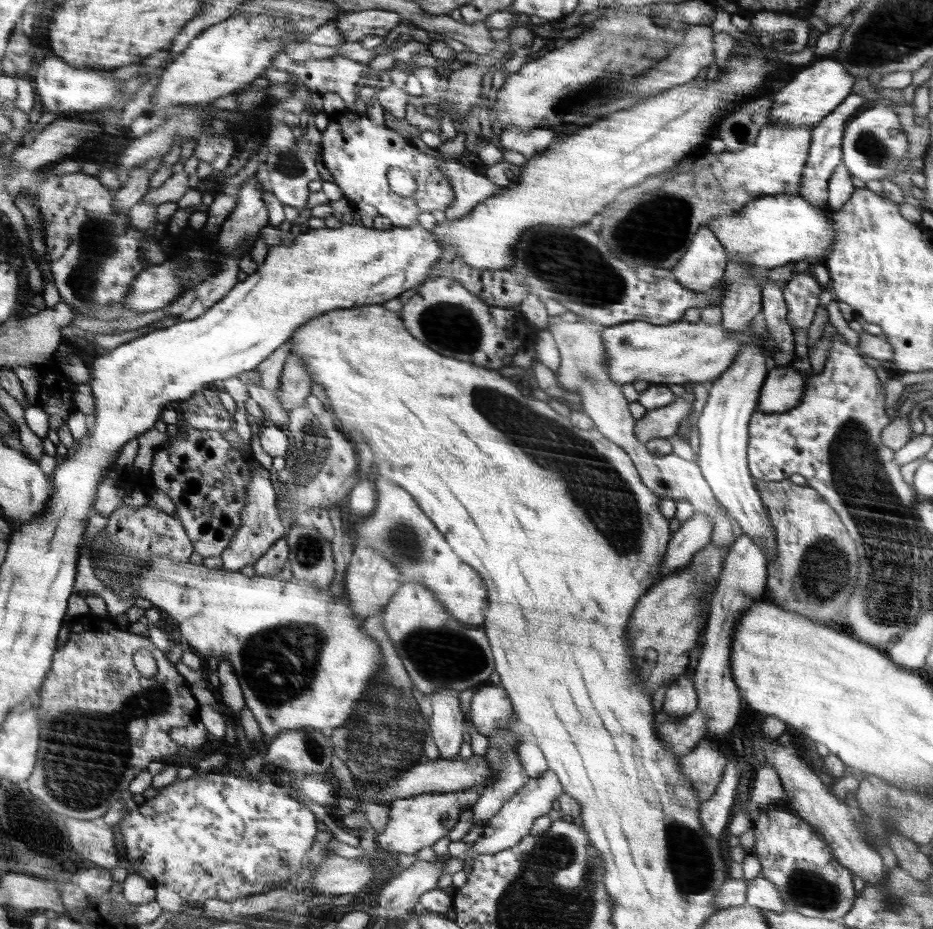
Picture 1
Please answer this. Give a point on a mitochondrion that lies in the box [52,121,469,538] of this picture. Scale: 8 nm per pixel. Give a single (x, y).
(84, 282)

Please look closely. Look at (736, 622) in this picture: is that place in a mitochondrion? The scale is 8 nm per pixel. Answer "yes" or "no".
no

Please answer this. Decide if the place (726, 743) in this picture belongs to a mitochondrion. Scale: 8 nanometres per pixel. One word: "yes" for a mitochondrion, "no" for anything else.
no

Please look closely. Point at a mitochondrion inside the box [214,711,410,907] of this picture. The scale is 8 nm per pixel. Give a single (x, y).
(313, 744)

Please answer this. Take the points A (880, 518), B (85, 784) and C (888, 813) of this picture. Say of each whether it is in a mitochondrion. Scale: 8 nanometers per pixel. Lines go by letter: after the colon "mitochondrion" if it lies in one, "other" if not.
A: mitochondrion
B: mitochondrion
C: mitochondrion

